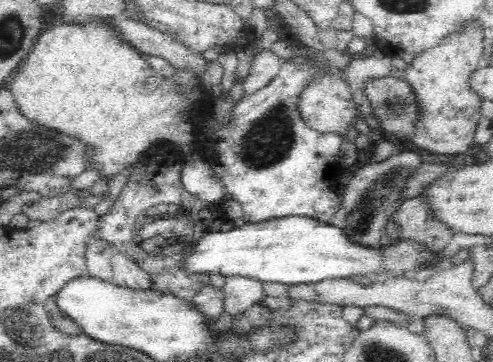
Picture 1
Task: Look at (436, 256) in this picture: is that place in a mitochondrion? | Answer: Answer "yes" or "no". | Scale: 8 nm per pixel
no

